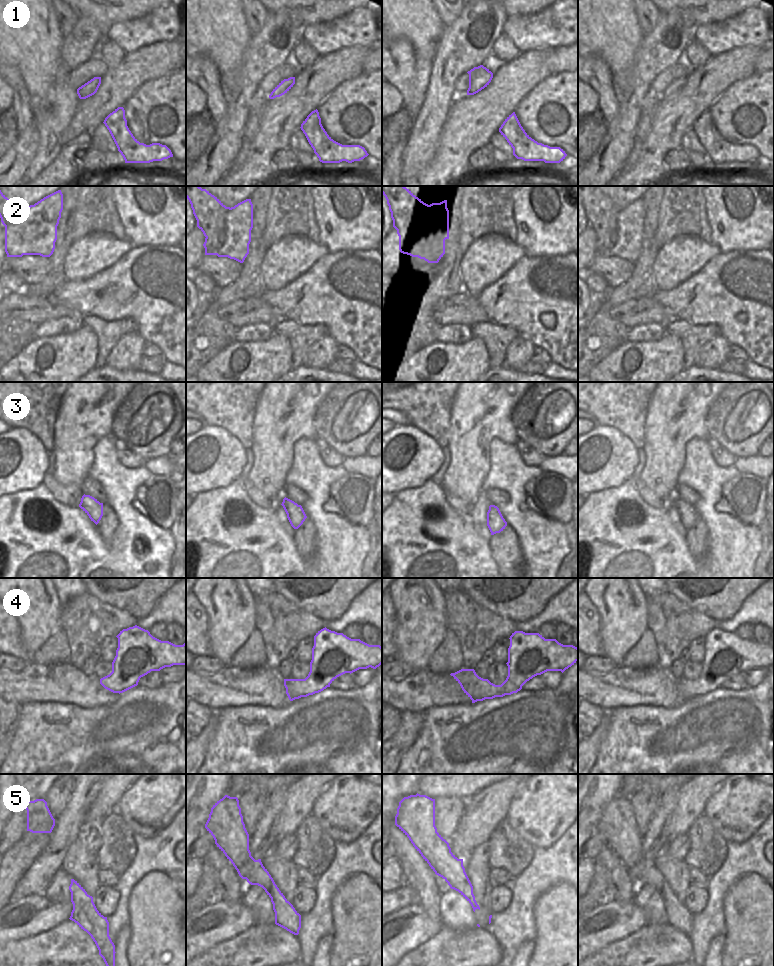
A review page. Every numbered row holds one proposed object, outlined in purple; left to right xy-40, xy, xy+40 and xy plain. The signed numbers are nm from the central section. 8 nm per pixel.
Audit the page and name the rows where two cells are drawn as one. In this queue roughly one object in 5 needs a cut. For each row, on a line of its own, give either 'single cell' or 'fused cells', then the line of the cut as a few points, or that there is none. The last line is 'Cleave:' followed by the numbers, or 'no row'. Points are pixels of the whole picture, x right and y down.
1: single cell; no cut
2: fused cells; cut in xy along (229, 208), (225, 218), (225, 239), (223, 243), (248, 249)
3: single cell; no cut
4: single cell; no cut
5: single cell; no cut
Cleave: 2

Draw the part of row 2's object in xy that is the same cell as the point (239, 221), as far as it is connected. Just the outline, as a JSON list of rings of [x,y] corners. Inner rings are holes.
[[[246,199],[230,208],[225,218],[225,240],[223,244],[229,244],[234,248],[249,249],[252,228],[253,204],[251,199]]]

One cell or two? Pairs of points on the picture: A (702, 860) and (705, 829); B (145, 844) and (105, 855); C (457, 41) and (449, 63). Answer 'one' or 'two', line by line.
A: one
B: two
C: one

